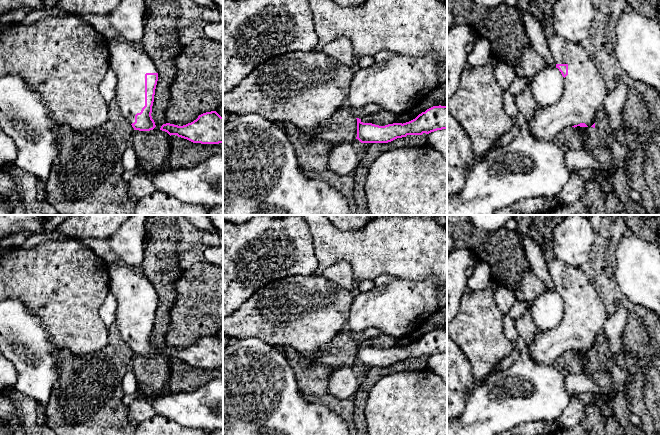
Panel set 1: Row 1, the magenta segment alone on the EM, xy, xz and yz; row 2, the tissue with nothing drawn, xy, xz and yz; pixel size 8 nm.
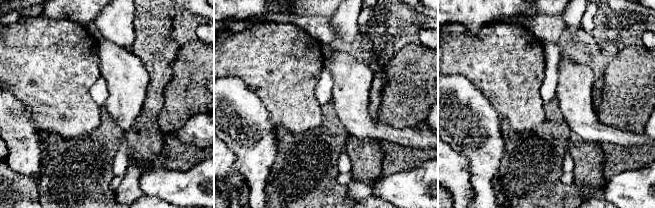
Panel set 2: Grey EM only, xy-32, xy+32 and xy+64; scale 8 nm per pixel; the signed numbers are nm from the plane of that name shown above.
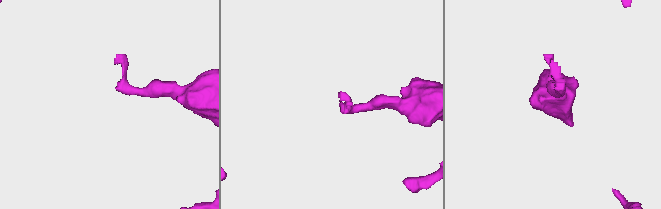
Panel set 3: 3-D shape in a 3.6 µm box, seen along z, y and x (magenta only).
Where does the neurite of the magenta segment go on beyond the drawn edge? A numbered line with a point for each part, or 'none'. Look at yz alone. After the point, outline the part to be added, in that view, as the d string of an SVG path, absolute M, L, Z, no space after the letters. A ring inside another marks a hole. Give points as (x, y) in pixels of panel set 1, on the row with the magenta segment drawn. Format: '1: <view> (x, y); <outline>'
1: yz (584, 91); M558 34L547 39L547 44L555 64L568 65L568 75L564 78L560 100L552 106L542 107L527 125L534 138L551 142L560 137L562 130L567 126L585 123L591 127L595 123L597 111L603 106L608 90L593 58L580 44L568 41Z

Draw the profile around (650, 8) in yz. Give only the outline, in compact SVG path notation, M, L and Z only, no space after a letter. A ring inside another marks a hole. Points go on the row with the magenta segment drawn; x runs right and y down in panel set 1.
M626 0L627 5L660 25L660 0Z

